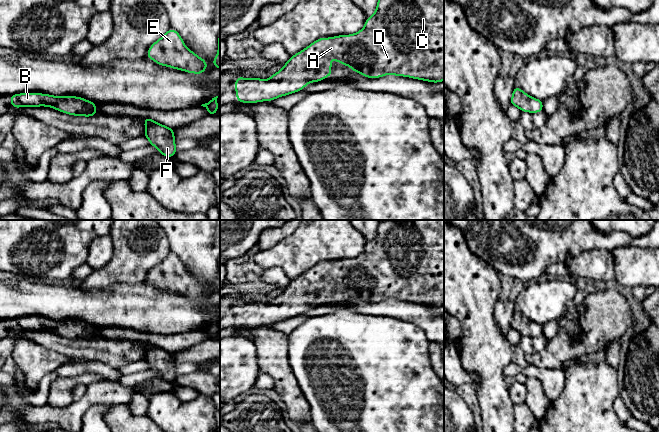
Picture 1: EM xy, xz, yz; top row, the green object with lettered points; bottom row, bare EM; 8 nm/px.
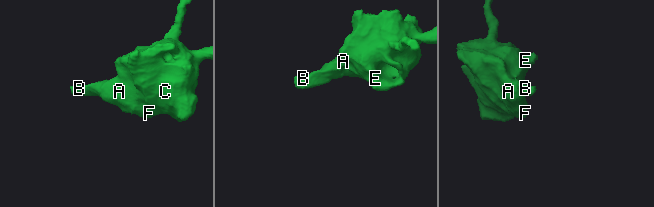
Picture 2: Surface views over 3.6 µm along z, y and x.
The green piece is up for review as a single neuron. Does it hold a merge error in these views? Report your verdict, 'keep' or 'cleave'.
keep

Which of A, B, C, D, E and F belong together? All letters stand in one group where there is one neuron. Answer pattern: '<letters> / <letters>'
A B C D E F

